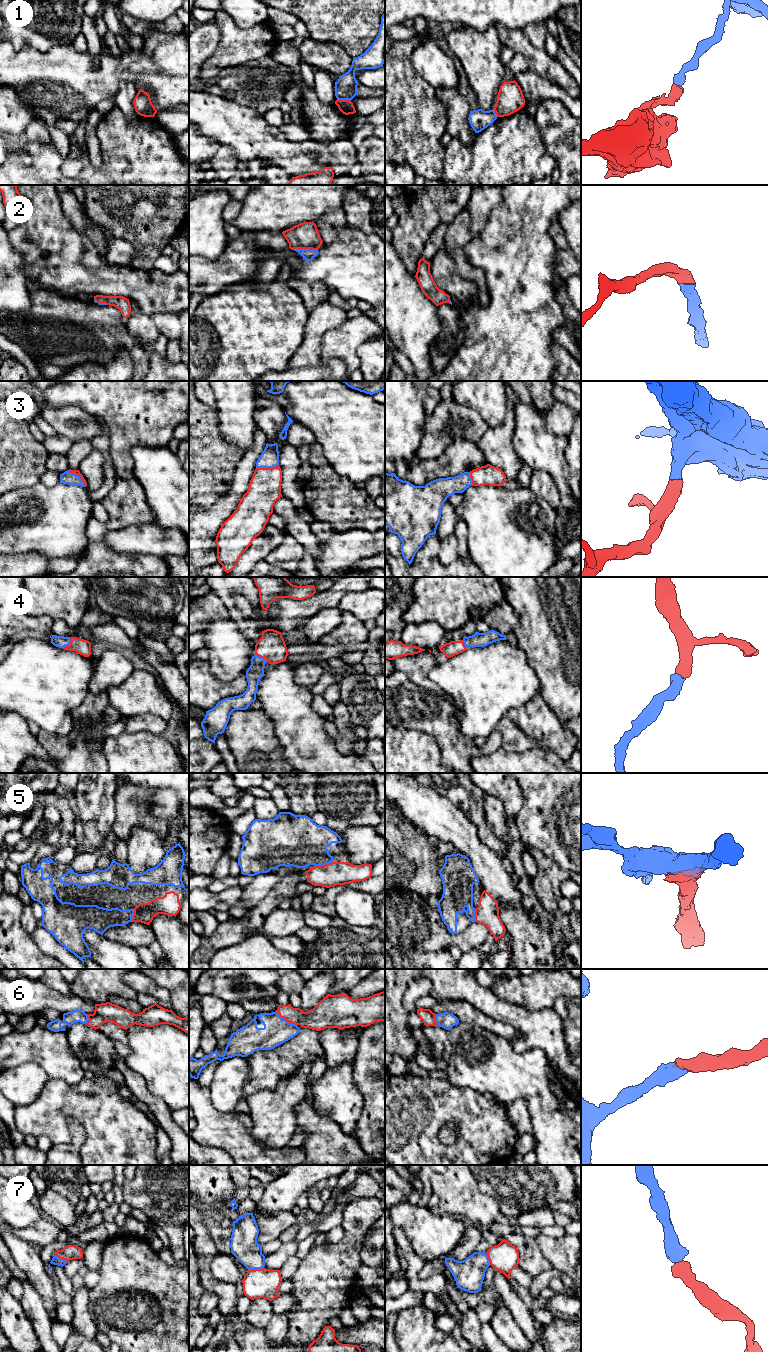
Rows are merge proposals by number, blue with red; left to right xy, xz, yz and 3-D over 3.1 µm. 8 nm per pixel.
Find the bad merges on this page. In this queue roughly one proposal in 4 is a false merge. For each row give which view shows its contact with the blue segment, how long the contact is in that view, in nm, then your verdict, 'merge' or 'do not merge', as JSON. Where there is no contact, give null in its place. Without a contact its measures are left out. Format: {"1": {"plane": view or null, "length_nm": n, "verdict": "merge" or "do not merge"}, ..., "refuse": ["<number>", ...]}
{"1": {"plane": "xz", "length_nm": 110, "verdict": "do not merge"}, "2": {"plane": "xz", "length_nm": 140, "verdict": "merge"}, "3": {"plane": "xz", "length_nm": 190, "verdict": "merge"}, "4": {"plane": "xy", "length_nm": 110, "verdict": "merge"}, "5": {"plane": "xz", "length_nm": 150, "verdict": "merge"}, "6": {"plane": "xz", "length_nm": 200, "verdict": "merge"}, "7": {"plane": "xz", "length_nm": 130, "verdict": "merge"}, "refuse": ["1"]}

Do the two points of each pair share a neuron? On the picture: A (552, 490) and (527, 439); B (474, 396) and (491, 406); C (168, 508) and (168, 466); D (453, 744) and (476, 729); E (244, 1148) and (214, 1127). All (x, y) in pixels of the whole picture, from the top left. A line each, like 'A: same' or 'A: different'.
A: different
B: same
C: same
D: different
E: same

